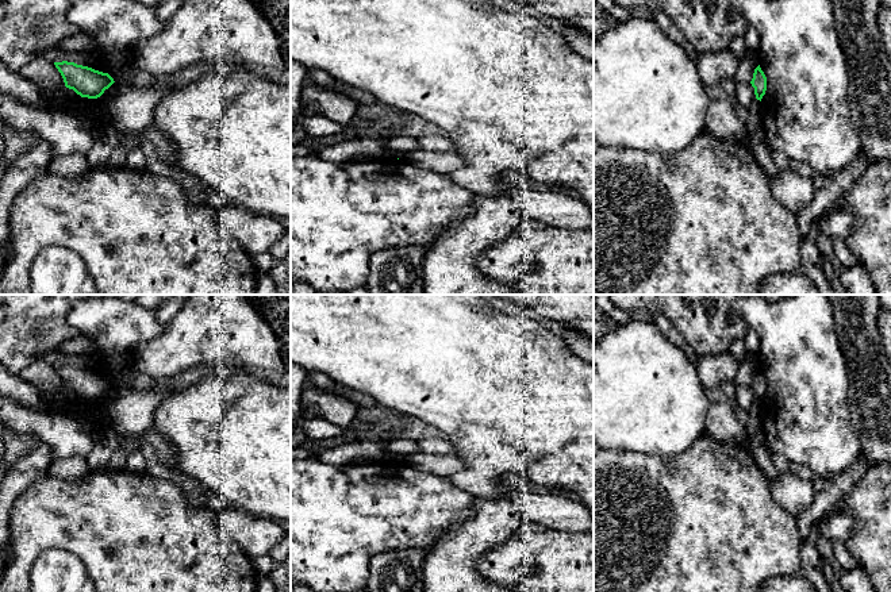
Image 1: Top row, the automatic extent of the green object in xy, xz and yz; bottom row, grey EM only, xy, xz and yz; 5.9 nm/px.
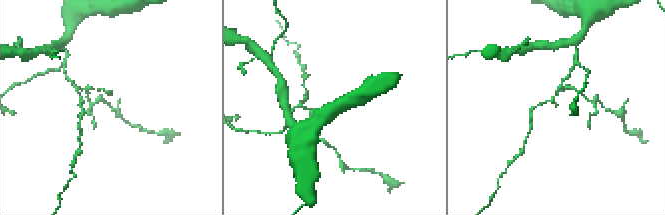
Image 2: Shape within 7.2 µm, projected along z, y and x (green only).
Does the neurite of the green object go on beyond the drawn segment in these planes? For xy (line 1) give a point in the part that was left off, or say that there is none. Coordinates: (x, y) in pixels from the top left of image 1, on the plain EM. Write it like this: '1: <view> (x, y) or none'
1: none

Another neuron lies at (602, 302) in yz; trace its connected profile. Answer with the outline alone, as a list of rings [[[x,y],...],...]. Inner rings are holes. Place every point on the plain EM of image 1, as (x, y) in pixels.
[[[594,295],[595,305],[607,314],[619,326],[627,324],[631,320],[631,312],[626,312],[617,307],[608,297],[608,295]]]

